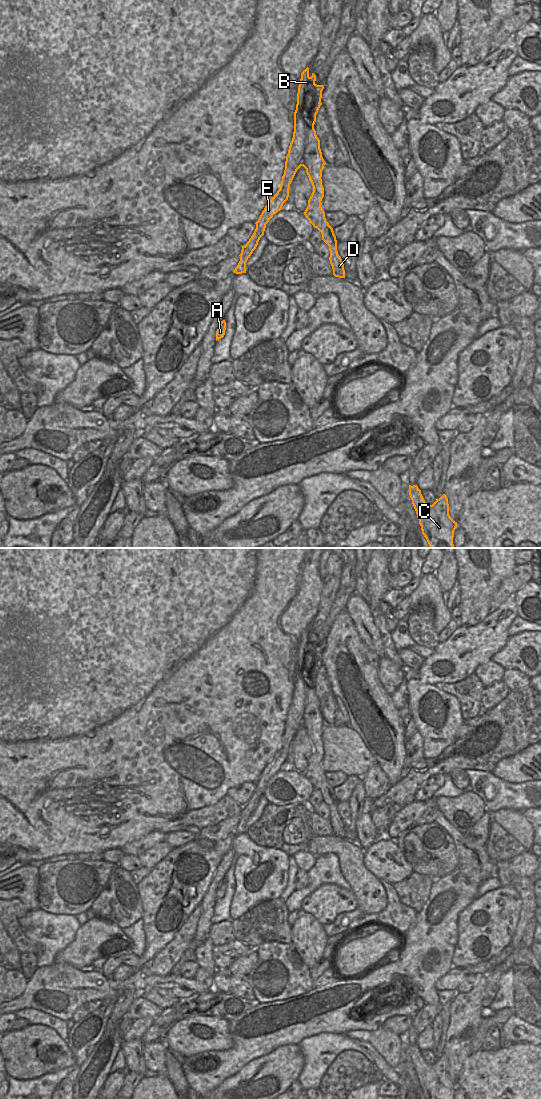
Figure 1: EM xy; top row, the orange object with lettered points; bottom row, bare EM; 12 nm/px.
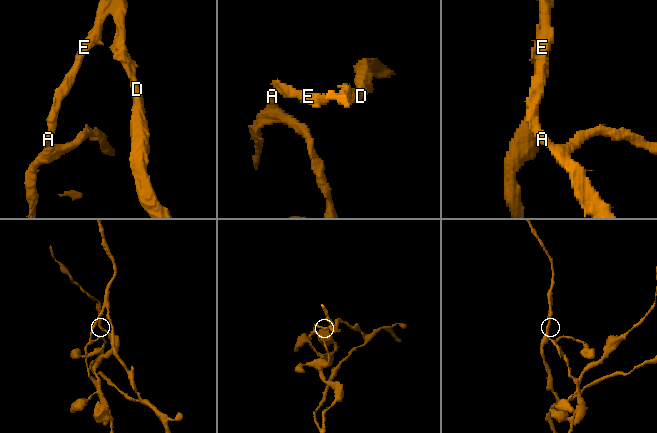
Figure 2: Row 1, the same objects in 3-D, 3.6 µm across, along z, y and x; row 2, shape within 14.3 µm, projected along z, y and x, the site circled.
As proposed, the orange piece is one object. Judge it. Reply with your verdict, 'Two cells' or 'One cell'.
Two cells.

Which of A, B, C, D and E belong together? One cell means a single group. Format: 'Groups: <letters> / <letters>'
Groups: A E / B C D.

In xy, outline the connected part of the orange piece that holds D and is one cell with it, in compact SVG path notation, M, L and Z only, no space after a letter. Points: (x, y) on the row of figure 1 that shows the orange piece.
M307 67L301 73L300 84L298 86L296 110L302 113L306 127L306 146L302 166L312 183L313 192L308 200L308 206L304 212L305 217L322 234L322 240L329 246L330 264L333 269L333 275L339 278L345 278L344 261L337 251L337 240L333 228L325 218L325 212L321 207L321 201L324 197L324 187L322 185L322 170L325 161L320 149L320 140L316 135L314 124L316 115L321 103L323 85L315 83L316 75L312 73L309 76Z

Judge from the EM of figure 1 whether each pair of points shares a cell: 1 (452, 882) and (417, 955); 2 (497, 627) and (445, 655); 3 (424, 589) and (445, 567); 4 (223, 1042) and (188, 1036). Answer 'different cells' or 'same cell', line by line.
1: same cell
2: same cell
3: different cells
4: same cell

